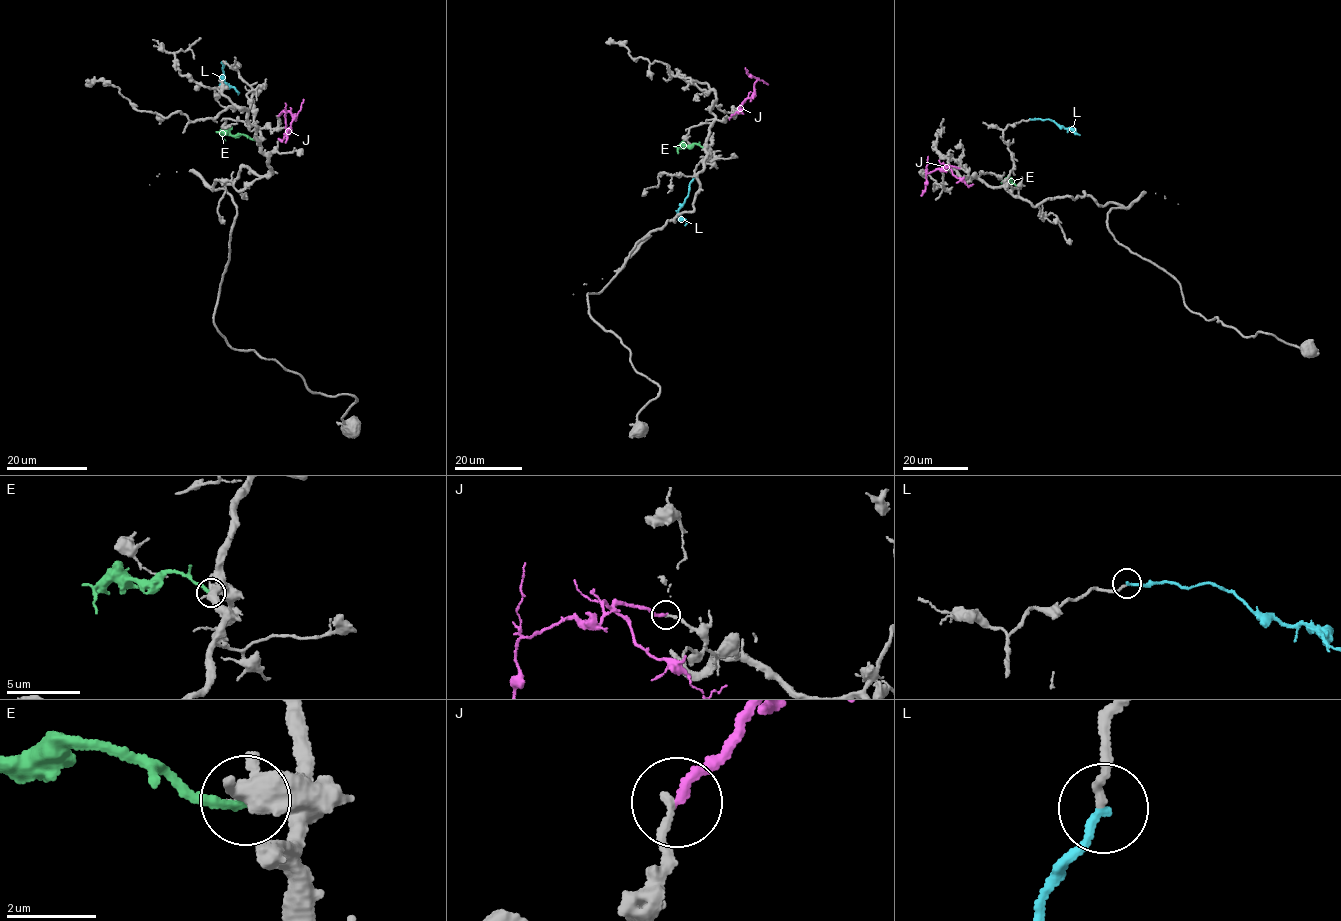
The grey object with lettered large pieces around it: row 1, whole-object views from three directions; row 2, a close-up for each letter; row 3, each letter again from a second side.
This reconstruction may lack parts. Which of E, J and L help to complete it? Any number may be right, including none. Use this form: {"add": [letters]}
{"add": ["L"]}

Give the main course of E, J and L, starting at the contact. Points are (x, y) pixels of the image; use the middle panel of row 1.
E: (704, 148), (697, 144), (679, 146), (678, 153)
J: (737, 109), (750, 98), (756, 79), (746, 72), (745, 67)
L: (694, 177), (688, 196), (678, 213), (686, 221), (685, 225)

